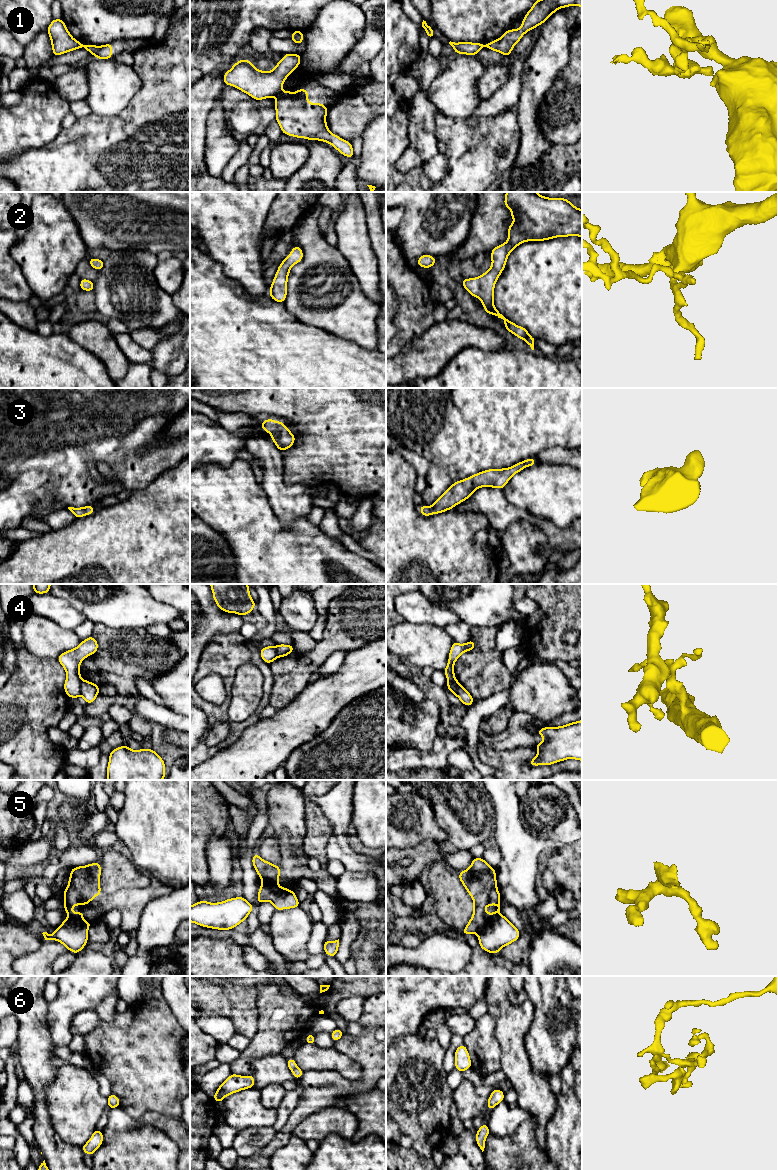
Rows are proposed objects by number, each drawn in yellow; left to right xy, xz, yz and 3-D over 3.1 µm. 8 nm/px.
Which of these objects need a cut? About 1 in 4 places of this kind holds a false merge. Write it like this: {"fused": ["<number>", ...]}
{"fused": ["1", "4", "5"]}

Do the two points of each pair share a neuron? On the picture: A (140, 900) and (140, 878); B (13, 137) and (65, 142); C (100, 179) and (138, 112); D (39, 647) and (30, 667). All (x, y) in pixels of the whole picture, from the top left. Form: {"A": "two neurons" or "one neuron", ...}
{"A": "two neurons", "B": "two neurons", "C": "one neuron", "D": "two neurons"}

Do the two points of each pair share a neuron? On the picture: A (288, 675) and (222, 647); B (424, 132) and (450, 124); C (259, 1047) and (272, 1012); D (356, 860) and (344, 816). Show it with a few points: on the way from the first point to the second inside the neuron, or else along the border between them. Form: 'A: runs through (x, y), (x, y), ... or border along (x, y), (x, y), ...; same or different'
A: border along (268, 664), (273, 677), (273, 685), (270, 691); different
B: border along (435, 112), (435, 136), (437, 139); different
C: runs through (268, 1038), (271, 1035), (272, 1021); same
D: runs through (345, 850), (340, 845), (340, 827); same

